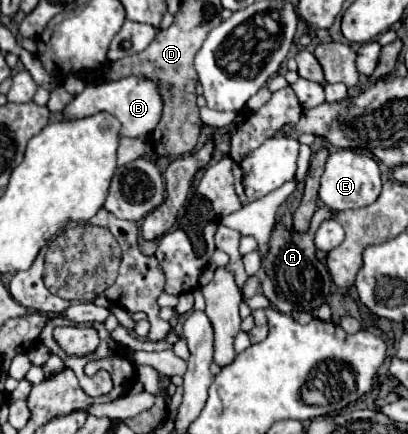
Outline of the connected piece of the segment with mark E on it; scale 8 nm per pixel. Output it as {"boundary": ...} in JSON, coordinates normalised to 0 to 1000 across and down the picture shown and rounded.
{"boundary":[[[824,343],[799,376],[799,394],[784,417],[784,459],[809,482],[868,482],[917,468],[936,435],[931,389],[917,362],[887,357],[868,343]]]}

